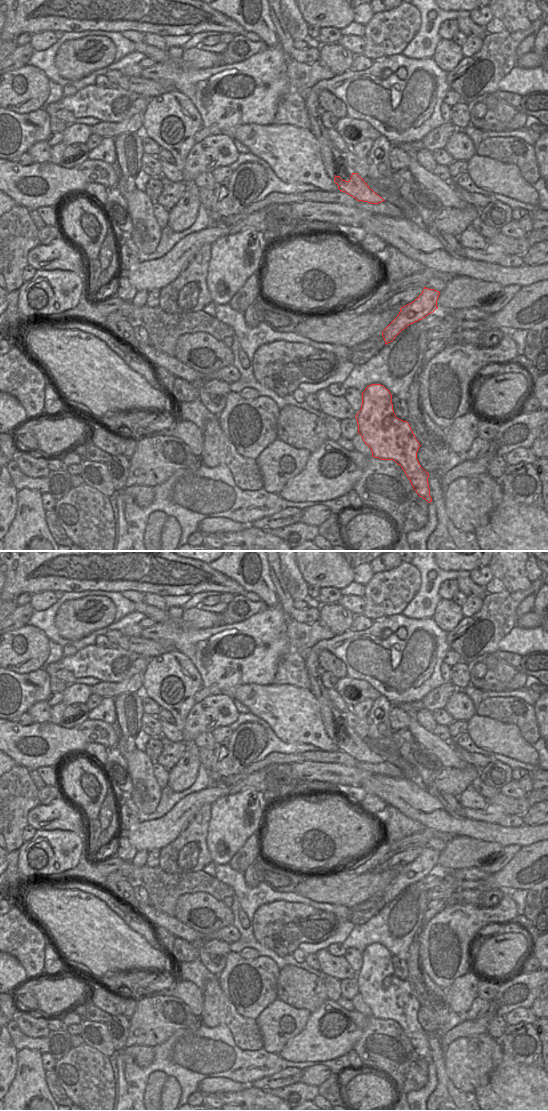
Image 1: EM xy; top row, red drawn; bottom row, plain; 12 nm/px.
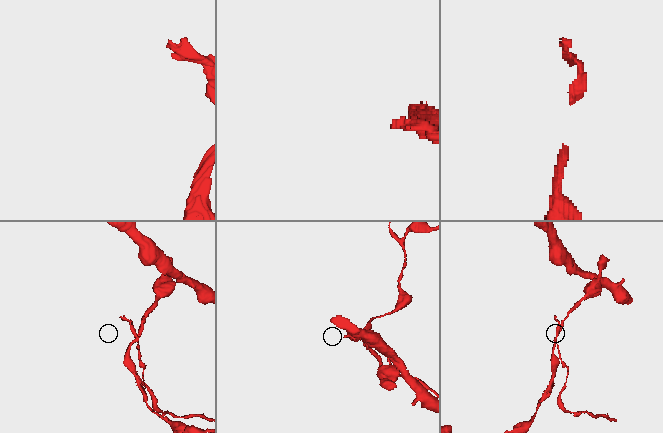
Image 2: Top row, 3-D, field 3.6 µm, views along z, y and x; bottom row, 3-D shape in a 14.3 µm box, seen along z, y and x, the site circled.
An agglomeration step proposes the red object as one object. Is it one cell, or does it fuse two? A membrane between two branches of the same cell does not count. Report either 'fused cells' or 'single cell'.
fused cells

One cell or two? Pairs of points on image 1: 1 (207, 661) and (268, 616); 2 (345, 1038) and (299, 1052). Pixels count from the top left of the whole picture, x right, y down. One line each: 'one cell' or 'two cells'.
1: one cell
2: one cell

